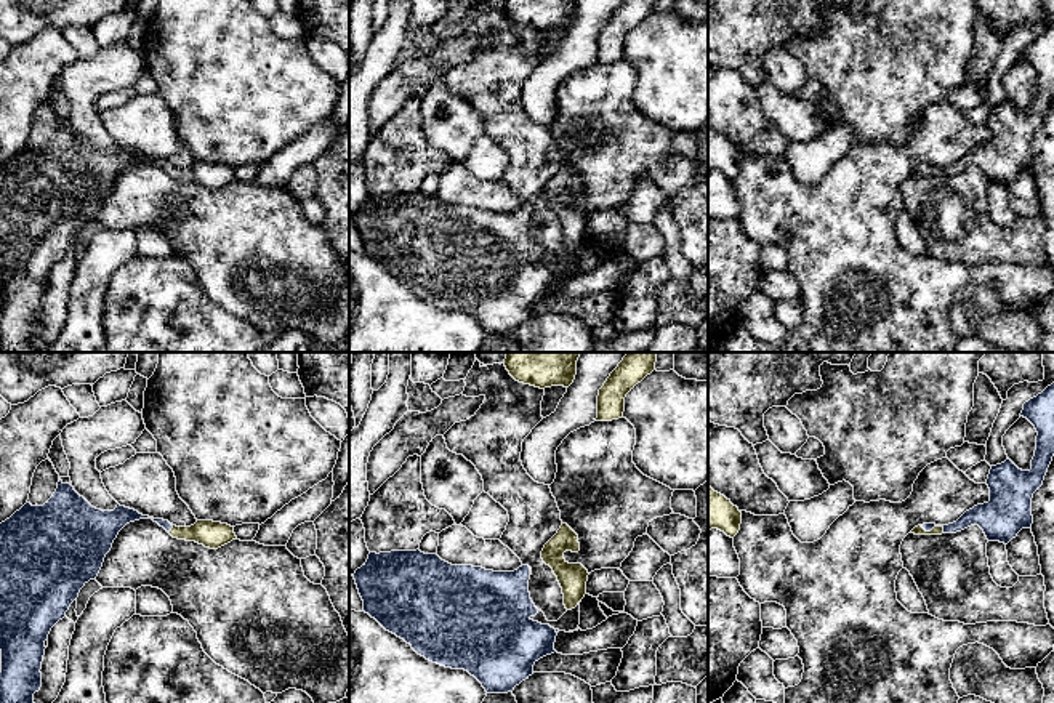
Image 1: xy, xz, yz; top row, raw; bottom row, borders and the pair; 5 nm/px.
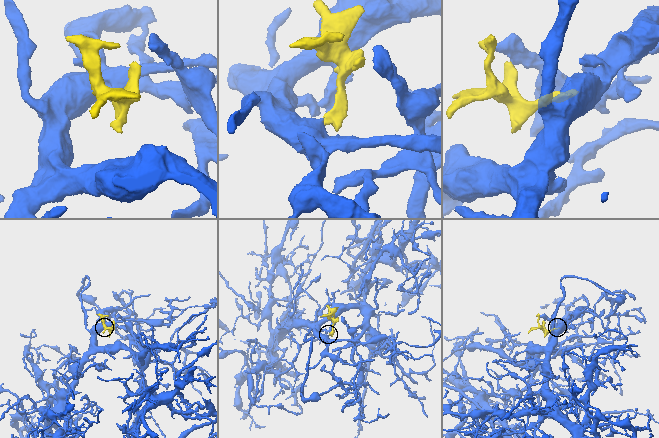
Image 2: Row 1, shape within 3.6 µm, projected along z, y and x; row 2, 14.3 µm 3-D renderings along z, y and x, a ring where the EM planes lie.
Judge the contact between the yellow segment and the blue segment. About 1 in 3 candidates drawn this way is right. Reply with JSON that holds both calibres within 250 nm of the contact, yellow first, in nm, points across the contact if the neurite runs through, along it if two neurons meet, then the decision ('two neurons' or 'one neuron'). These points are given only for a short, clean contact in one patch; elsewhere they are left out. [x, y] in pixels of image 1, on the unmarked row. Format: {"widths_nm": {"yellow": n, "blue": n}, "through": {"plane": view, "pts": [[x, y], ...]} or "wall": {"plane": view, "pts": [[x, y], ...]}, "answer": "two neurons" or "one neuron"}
{"widths_nm": {"yellow": 50, "blue": 100}, "through": {"plane": "yz", "pts": [[918, 172], [933, 170], [955, 168], [979, 156]]}, "answer": "one neuron"}

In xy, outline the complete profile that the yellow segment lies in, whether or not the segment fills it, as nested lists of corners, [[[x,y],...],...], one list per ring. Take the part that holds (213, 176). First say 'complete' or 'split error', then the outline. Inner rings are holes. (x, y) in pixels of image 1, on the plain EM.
split error; [[[59,119],[58,130],[43,147],[26,144],[10,160],[0,165],[0,352],[46,352],[34,344],[34,335],[42,328],[42,303],[45,282],[51,269],[66,258],[70,245],[77,242],[80,231],[96,221],[106,195],[111,192],[119,173],[130,163],[152,160],[173,179],[195,183],[210,191],[218,191],[237,181],[234,168],[213,162],[197,162],[191,168],[176,168],[168,162],[143,157],[135,151],[117,146],[114,152],[93,149],[70,125]]]

